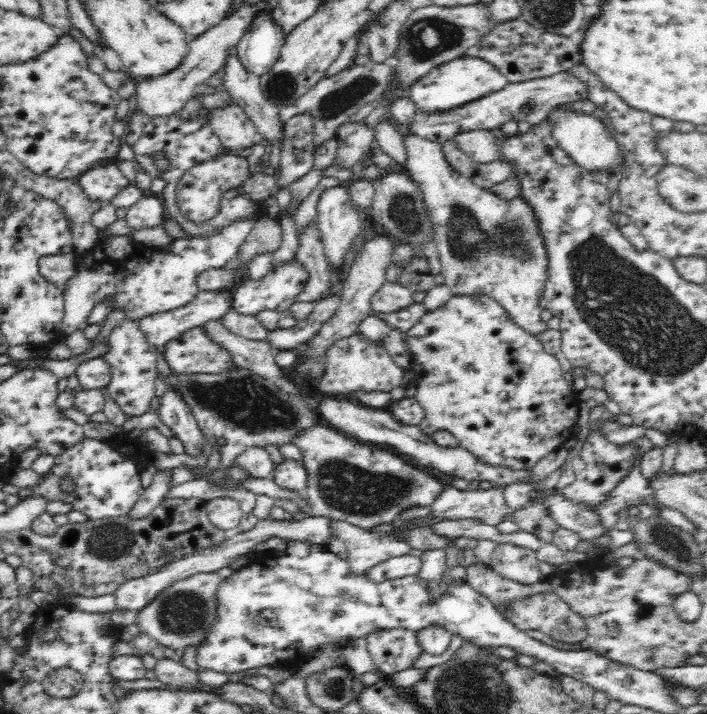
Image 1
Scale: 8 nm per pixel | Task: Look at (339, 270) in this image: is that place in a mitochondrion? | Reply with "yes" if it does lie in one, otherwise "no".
no

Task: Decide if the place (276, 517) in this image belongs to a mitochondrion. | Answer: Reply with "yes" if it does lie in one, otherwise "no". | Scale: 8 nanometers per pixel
no

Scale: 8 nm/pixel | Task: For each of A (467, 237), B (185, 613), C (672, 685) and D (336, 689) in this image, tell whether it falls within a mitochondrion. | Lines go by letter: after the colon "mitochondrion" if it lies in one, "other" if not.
A: mitochondrion
B: mitochondrion
C: other
D: mitochondrion

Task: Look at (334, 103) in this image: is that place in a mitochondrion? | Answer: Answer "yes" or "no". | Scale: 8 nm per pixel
yes

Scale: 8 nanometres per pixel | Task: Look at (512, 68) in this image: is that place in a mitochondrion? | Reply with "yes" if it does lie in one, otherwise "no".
no

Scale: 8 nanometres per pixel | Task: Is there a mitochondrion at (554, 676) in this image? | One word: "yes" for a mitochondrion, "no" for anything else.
no

